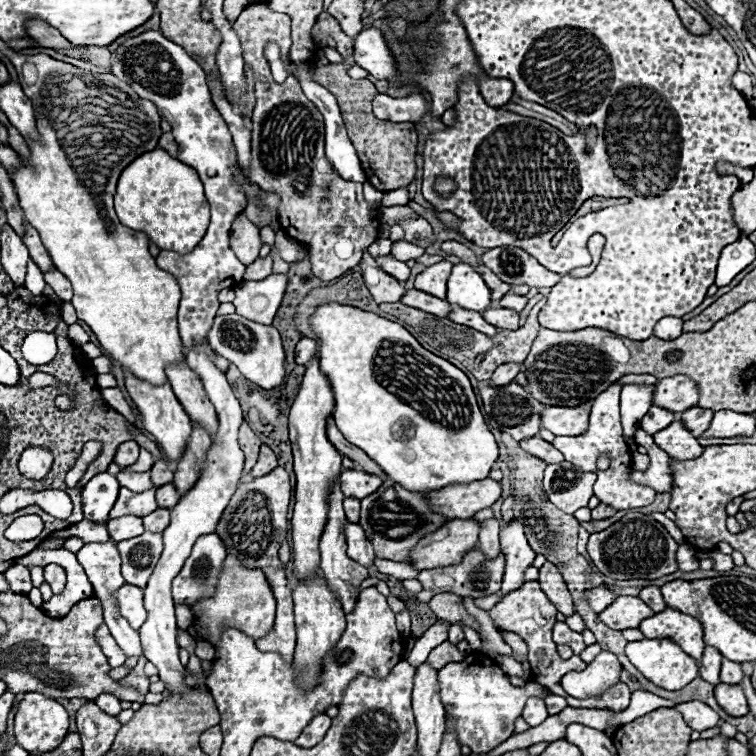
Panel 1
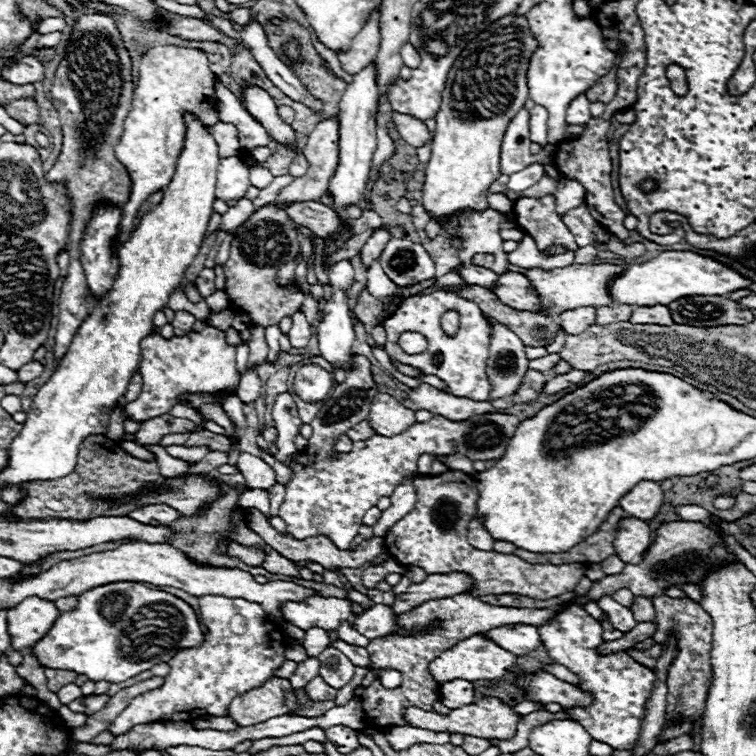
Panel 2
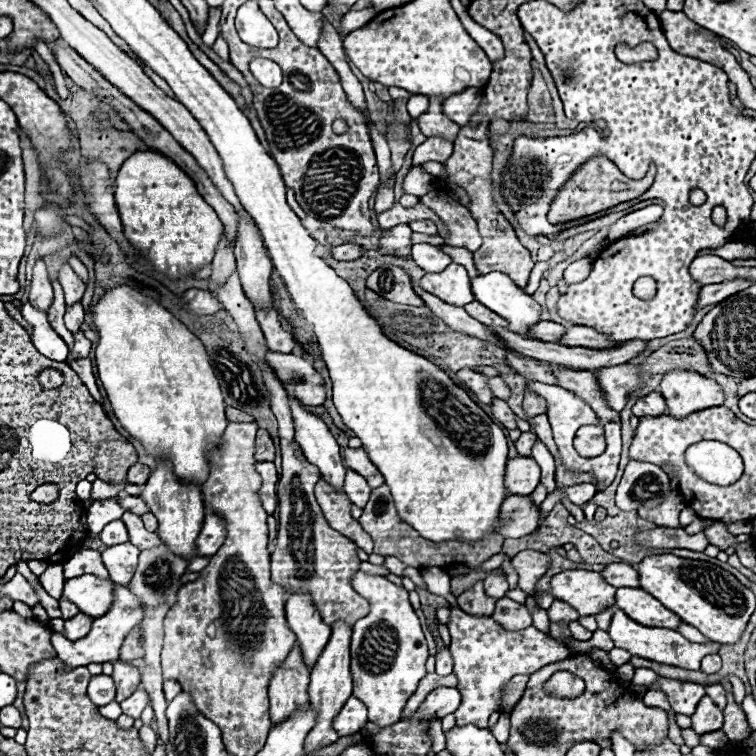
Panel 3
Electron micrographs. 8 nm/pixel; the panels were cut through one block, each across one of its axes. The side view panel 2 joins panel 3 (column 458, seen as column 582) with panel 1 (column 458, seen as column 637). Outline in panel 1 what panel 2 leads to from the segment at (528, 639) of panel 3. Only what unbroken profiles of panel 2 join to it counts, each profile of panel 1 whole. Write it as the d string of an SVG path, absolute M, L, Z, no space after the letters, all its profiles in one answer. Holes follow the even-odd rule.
M468 652L462 662L450 662L438 670L440 700L446 708L446 714L454 718L454 732L460 746L470 746L472 752L484 754L496 748L500 742L508 740L514 734L514 720L522 716L528 698L546 698L550 690L542 684L530 681L524 688L512 686L508 676L500 670L494 660L482 652Z

